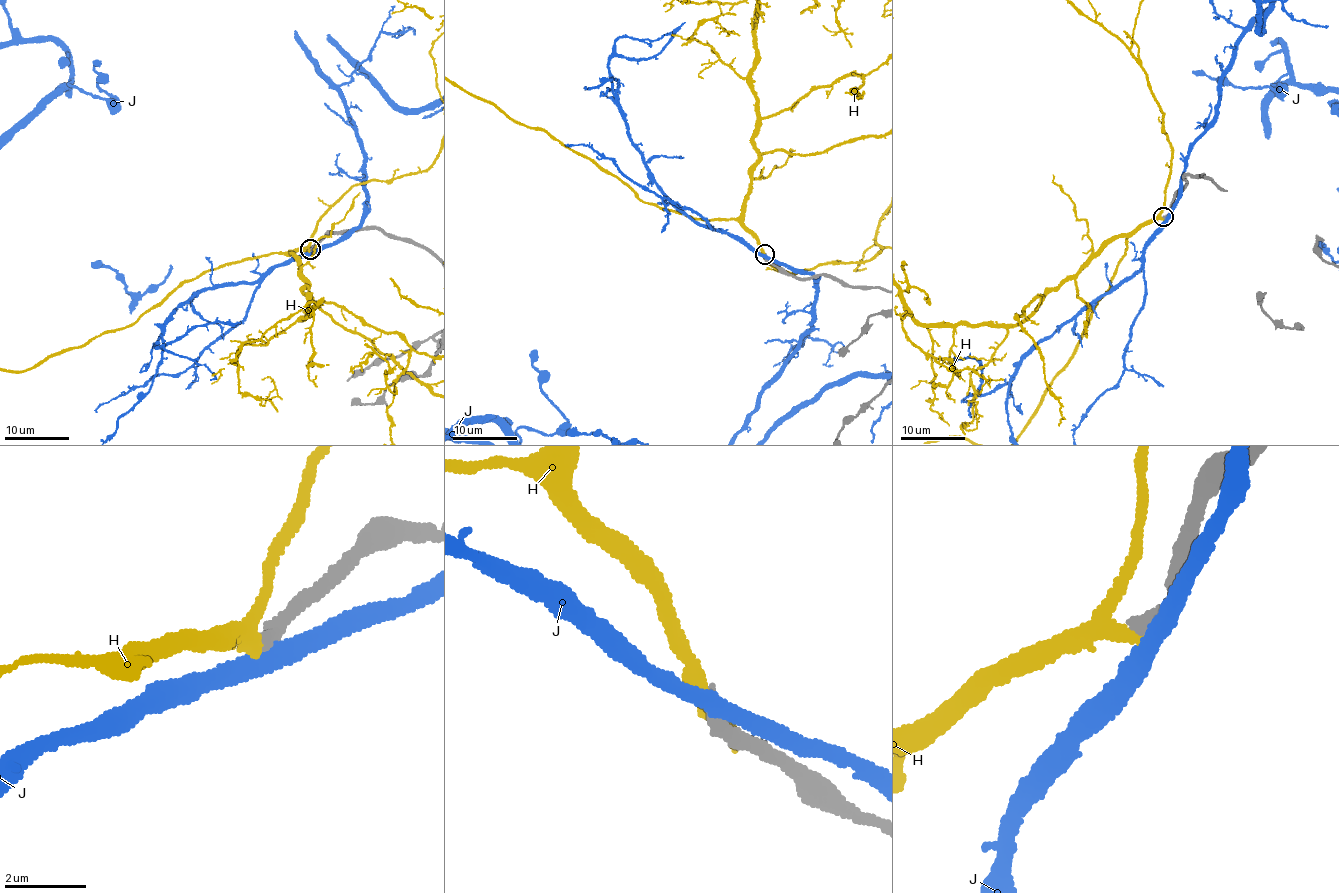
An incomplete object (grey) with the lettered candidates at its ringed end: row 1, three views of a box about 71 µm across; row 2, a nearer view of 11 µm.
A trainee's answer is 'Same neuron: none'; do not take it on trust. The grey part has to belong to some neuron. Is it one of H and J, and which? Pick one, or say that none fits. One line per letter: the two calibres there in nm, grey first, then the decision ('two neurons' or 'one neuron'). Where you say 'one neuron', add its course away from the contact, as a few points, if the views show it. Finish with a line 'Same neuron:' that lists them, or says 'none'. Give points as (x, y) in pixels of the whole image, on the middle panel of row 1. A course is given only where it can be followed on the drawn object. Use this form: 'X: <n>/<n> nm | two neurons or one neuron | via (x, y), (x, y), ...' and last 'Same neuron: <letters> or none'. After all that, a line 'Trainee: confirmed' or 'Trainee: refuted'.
H: 360/360 nm | two neurons
J: 420/440 nm | two neurons
Same neuron: none
Trainee: confirmed

